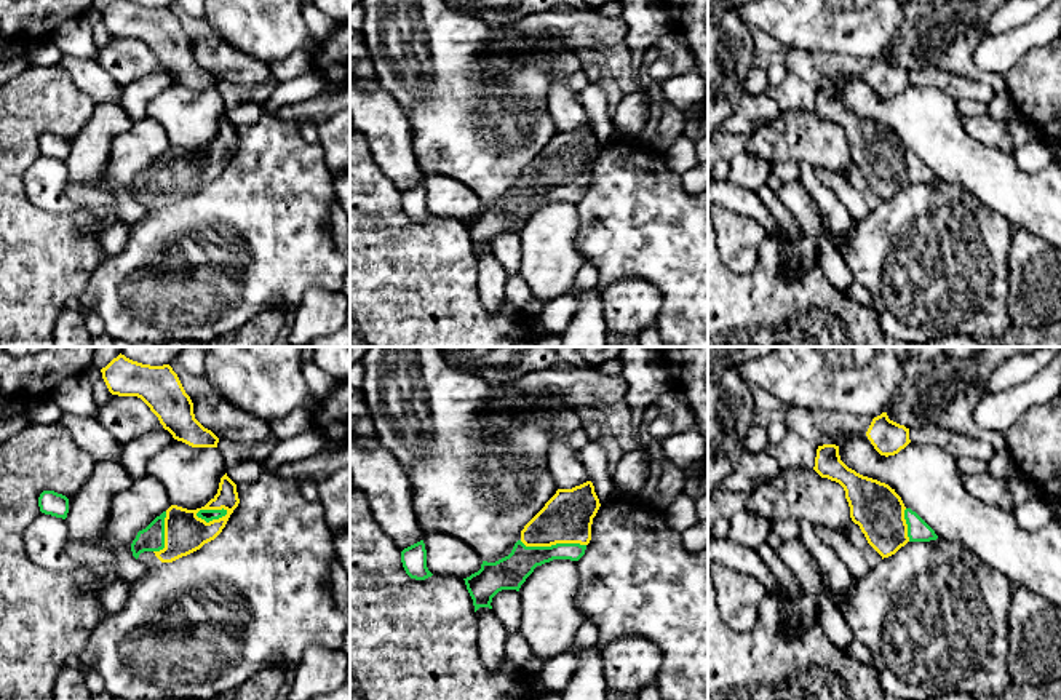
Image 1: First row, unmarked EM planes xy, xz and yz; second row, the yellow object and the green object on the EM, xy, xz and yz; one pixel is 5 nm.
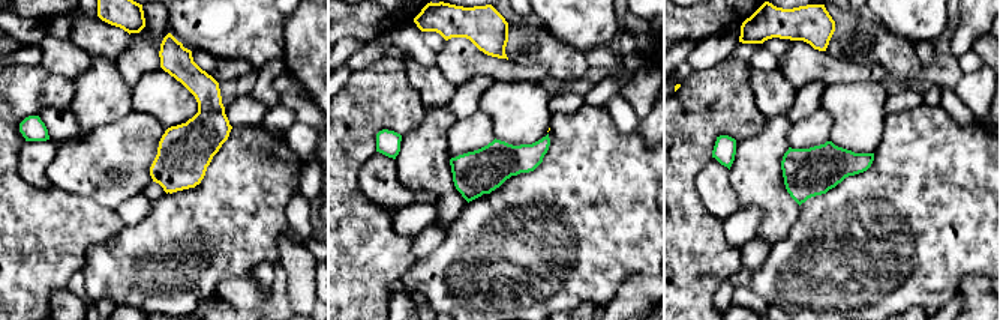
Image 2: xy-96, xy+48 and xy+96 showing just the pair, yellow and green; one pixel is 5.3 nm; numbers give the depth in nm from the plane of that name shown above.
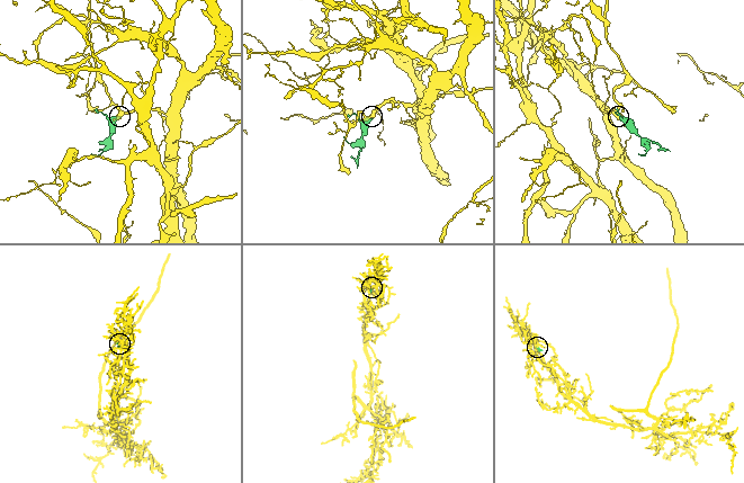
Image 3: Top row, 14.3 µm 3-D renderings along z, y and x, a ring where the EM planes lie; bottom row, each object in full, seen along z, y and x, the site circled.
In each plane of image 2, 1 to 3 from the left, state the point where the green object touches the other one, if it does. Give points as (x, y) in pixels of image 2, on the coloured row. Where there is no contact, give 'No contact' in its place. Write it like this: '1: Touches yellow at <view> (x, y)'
1: No contact
2: No contact
3: No contact

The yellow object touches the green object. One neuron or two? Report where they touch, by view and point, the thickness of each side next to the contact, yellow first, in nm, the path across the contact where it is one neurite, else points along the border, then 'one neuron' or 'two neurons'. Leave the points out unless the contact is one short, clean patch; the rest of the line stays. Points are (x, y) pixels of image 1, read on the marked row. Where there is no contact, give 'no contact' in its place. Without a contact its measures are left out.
meets yellow in xz at (553, 544); 260 nm thick on the yellow side, 160 nm on the other; one neuron

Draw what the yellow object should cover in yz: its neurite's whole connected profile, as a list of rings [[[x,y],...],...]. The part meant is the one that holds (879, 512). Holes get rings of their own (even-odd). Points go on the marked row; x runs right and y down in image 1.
[[[818,446],[813,470],[844,487],[852,521],[860,526],[882,559],[895,555],[908,542],[938,539],[916,511],[904,507],[895,489],[848,468],[840,460],[839,446]]]

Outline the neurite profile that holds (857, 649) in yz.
[[[853,639],[853,642],[845,649],[845,652],[863,663],[872,665],[872,655],[869,649],[860,641]]]

